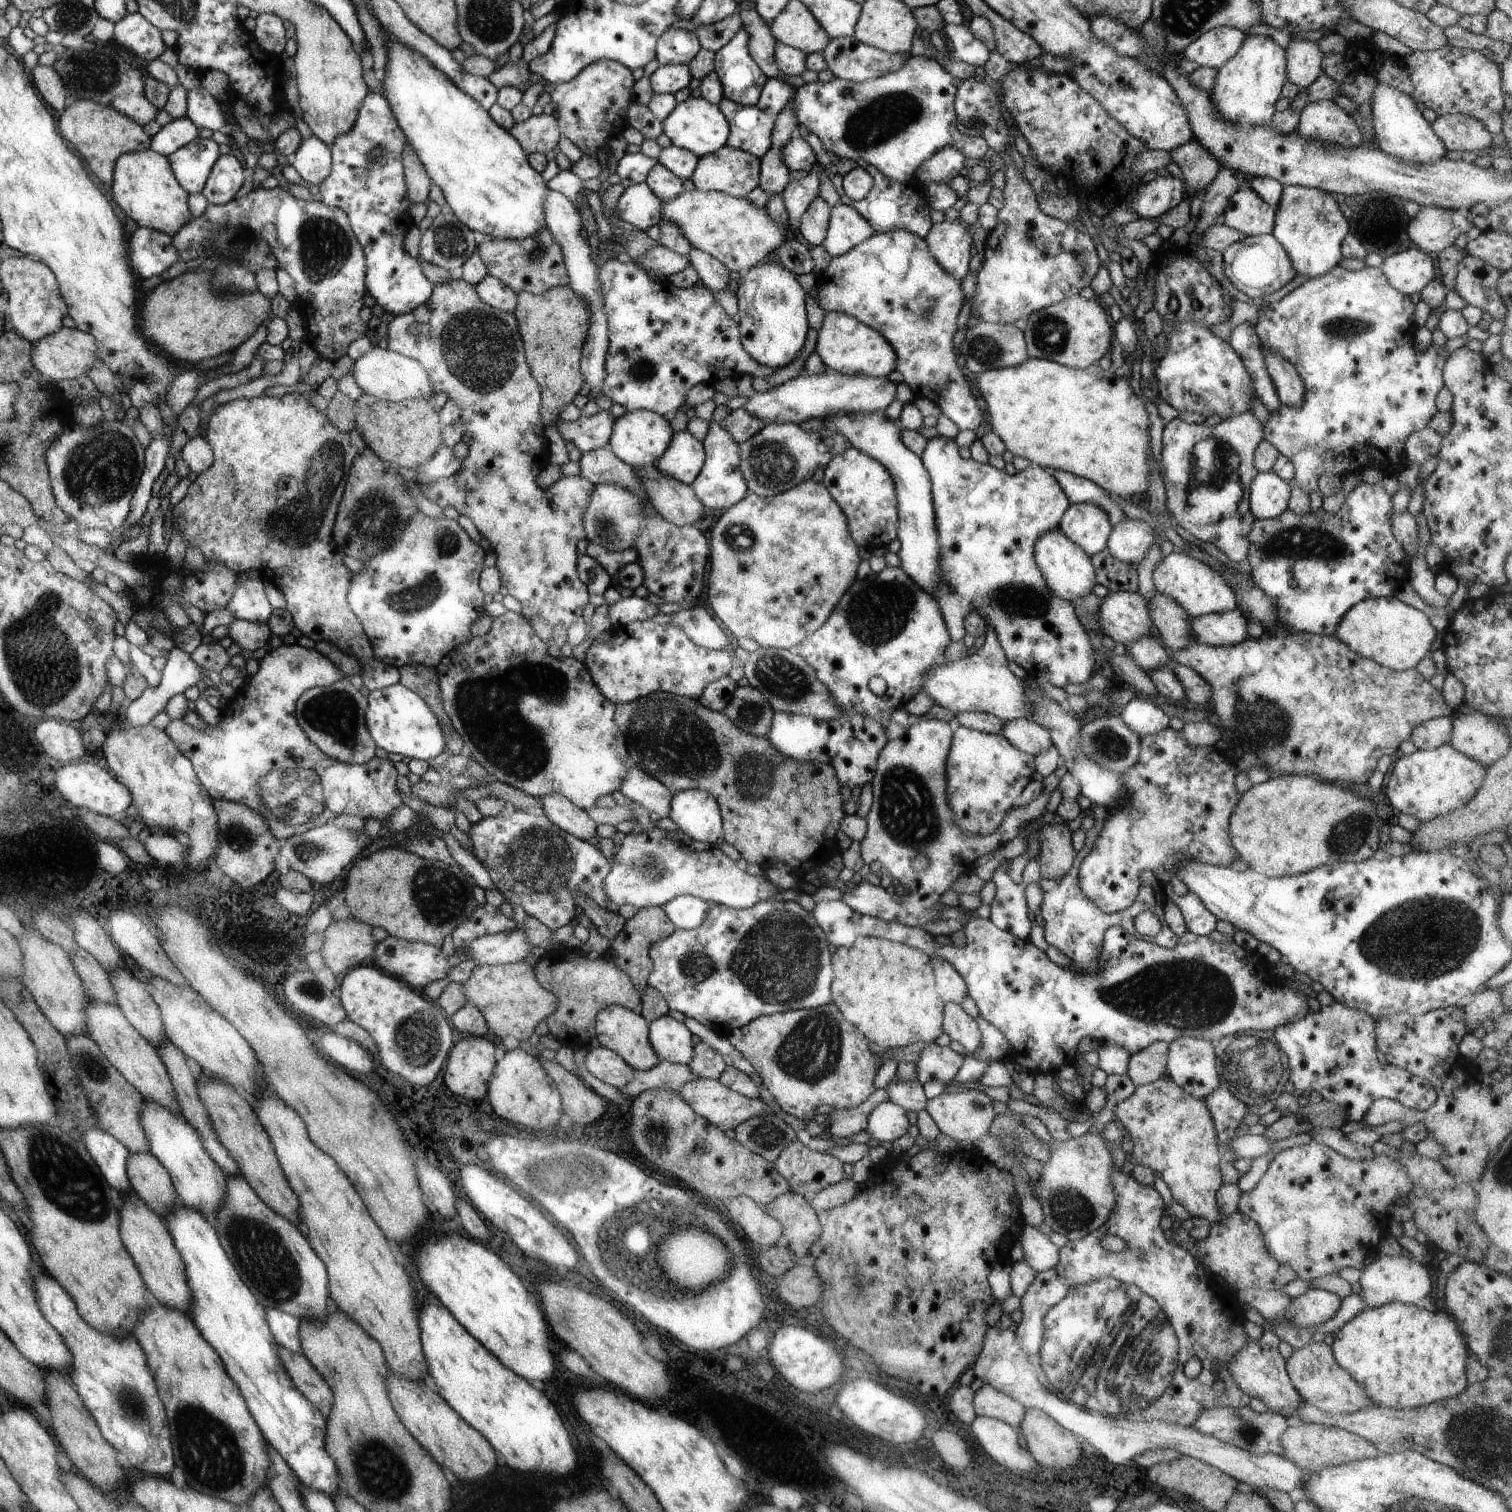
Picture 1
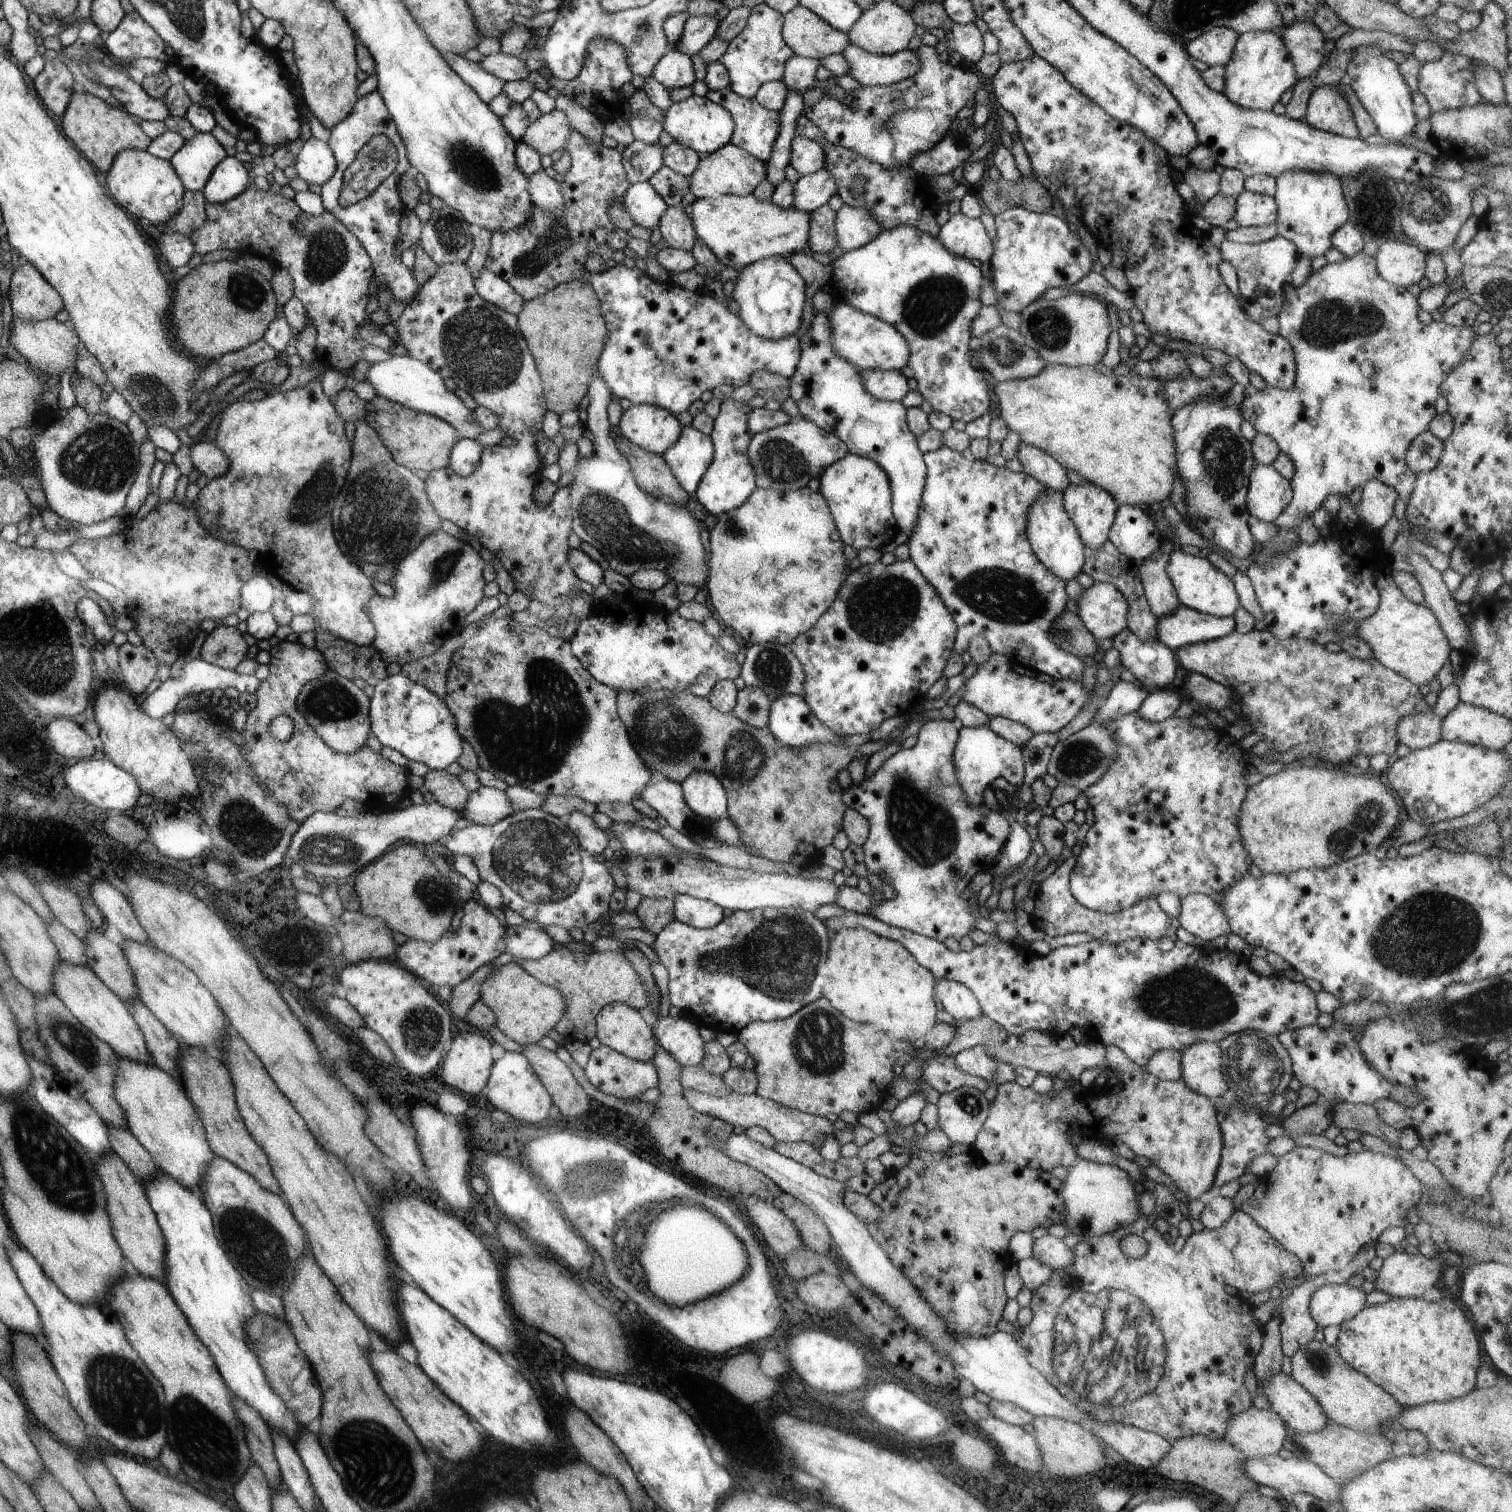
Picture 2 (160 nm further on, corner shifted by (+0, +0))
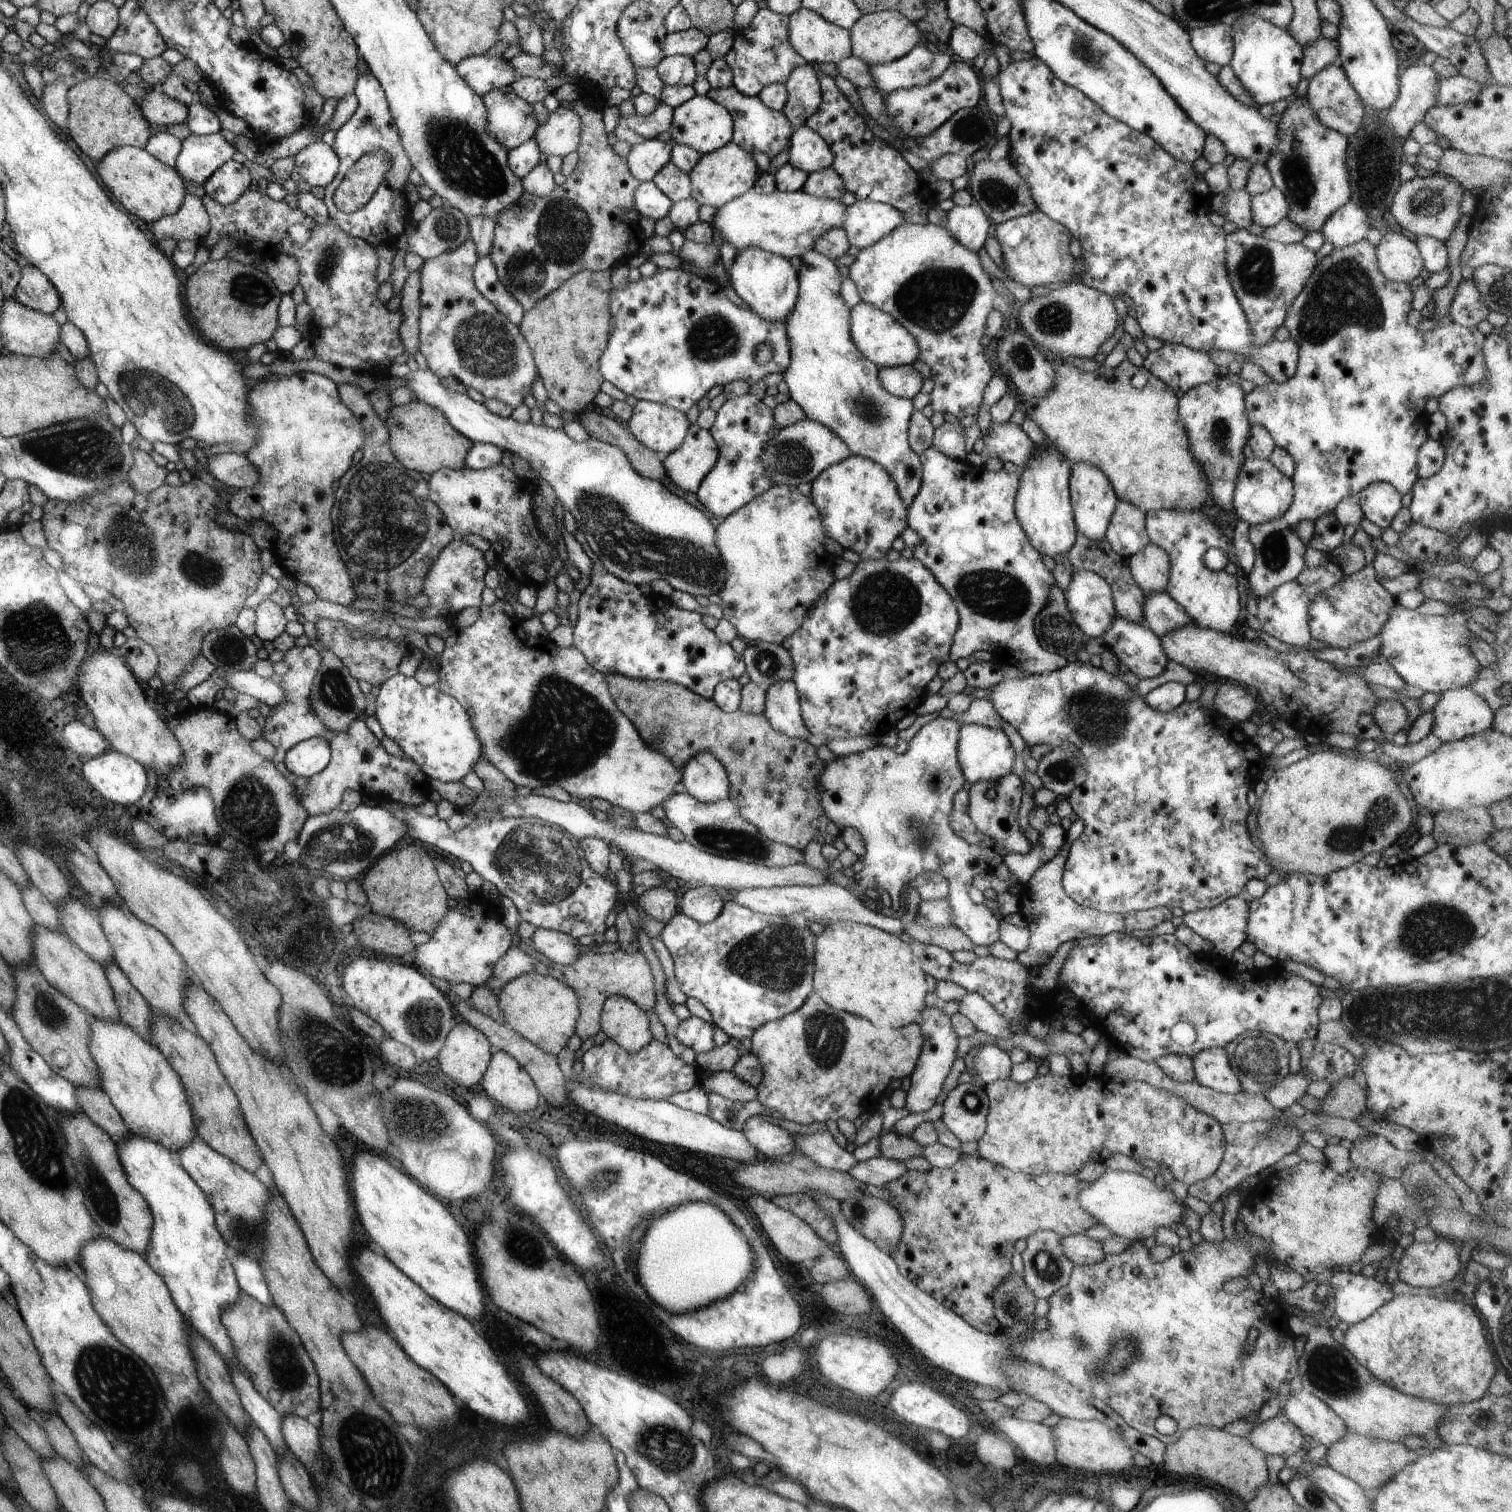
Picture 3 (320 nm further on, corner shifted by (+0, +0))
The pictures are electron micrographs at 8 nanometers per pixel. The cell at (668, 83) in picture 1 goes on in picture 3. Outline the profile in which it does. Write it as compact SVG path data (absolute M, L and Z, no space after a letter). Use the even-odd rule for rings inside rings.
M691 56L664 57L655 66L666 85L690 86L696 80L696 66Z

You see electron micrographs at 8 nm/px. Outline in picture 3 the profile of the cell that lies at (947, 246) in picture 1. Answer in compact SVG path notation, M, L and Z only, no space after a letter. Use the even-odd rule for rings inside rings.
M976 201L965 207L954 205L947 215L946 228L950 234L961 245L977 253L986 244L988 237L994 234L994 224Z

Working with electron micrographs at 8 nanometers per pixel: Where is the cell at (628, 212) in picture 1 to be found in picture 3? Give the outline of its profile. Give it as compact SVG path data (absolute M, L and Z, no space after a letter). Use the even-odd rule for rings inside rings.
M642 181L635 190L634 202L640 216L658 220L667 216L674 206L673 200L652 181Z

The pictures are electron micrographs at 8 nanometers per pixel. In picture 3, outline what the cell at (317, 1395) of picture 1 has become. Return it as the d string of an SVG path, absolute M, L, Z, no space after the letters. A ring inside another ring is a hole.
M239 1290L239 1297L233 1305L223 1310L223 1325L235 1346L235 1354L239 1364L249 1374L254 1388L267 1400L281 1415L296 1415L307 1420L314 1419L322 1410L322 1394L319 1373L315 1364L312 1364L309 1354L300 1334L287 1321L286 1315L276 1305L266 1306L252 1295Z

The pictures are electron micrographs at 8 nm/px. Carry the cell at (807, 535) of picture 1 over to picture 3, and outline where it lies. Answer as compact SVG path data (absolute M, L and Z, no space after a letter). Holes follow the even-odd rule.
M774 485L771 489L753 498L748 504L745 504L742 508L739 508L735 513L732 513L724 519L717 531L717 546L721 552L725 569L727 570L727 578L725 579L723 590L718 595L722 599L720 606L722 606L724 612L723 618L728 620L736 628L741 639L751 644L765 642L781 645L784 639L788 638L801 625L808 611L816 604L816 601L824 594L825 590L828 590L830 585L836 580L831 569L831 560L834 556L824 549L827 538L828 536L824 532L819 510L813 504L810 496L803 496L798 492L798 489L793 489L786 485Z

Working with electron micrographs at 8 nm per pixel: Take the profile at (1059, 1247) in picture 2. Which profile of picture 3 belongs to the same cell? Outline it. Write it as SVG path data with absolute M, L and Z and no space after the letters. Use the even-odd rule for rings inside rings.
M1070 1235L1063 1238L1065 1253L1076 1265L1095 1265L1104 1260L1106 1252L1102 1249L1102 1243L1081 1235Z

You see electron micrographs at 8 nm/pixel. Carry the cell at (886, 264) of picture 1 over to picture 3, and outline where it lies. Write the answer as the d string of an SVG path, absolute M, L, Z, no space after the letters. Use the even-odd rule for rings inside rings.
M904 223L882 240L862 249L849 269L849 277L856 284L861 300L891 314L916 339L920 347L919 360L930 366L930 378L935 382L927 396L933 410L952 414L958 420L976 415L986 401L983 392L988 381L996 373L985 357L980 338L985 334L997 292L994 277L984 270L980 255L961 245L946 227Z

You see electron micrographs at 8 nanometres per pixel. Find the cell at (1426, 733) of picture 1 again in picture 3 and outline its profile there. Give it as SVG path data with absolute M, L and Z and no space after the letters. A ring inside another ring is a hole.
M1380 699L1372 709L1372 718L1384 731L1384 734L1396 734L1400 730L1408 730L1413 723L1408 720L1404 705L1396 700Z

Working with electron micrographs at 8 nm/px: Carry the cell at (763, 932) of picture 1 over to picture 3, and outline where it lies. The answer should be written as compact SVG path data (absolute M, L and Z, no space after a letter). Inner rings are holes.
M731 899L724 903L720 914L709 923L696 922L696 919L680 913L665 924L659 936L672 955L675 975L682 992L687 997L700 1000L713 1014L715 1026L726 1032L729 1038L742 1040L751 1038L754 1031L767 1022L780 1020L798 1010L810 992L814 992L815 935L810 932L807 922L807 918L800 913L757 913Z

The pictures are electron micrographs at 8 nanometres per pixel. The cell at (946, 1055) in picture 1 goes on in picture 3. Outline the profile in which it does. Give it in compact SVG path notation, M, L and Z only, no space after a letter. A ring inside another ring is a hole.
M998 1045L981 1046L974 1064L984 1086L1000 1079L1003 1081L1009 1079L1013 1065L1009 1053L1001 1050Z

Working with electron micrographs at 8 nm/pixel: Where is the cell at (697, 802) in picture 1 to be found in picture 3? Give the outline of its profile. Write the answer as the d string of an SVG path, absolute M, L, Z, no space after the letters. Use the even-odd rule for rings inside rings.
M704 751L696 754L682 768L681 789L699 801L713 803L730 796L730 779L727 769L714 753Z

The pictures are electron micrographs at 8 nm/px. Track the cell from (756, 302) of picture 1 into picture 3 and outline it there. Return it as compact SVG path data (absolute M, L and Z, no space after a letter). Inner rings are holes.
M746 247L735 254L733 264L727 272L736 294L752 311L769 321L785 321L796 304L799 291L798 273L783 256L760 247Z

